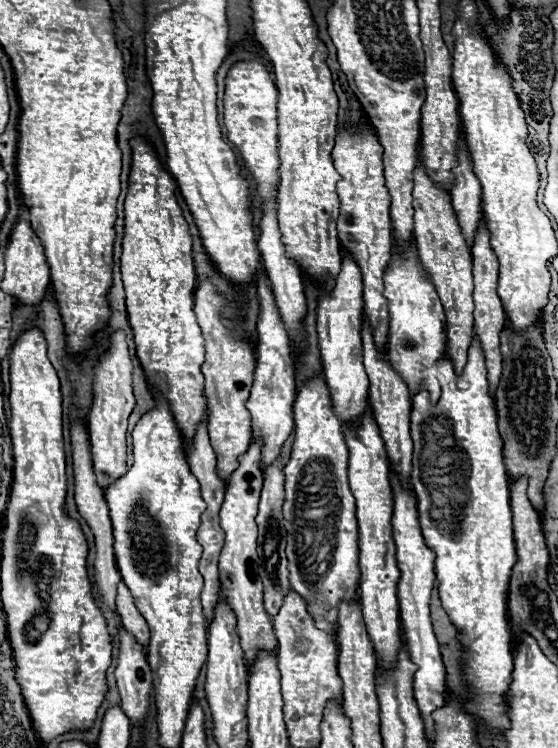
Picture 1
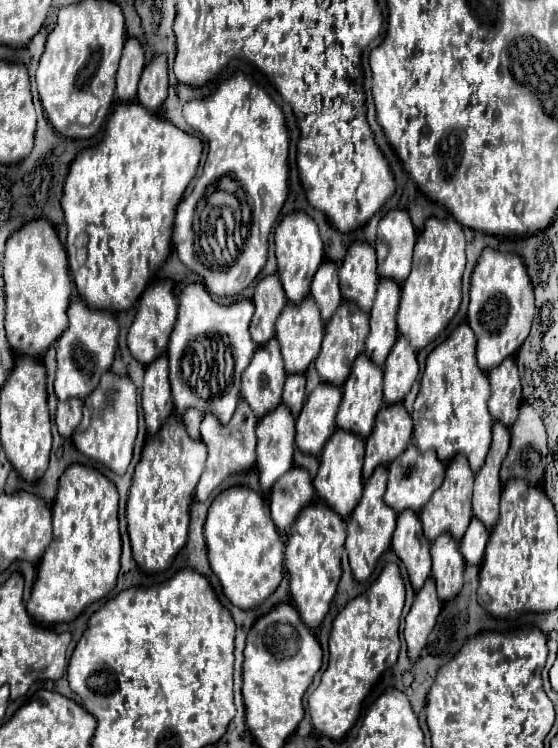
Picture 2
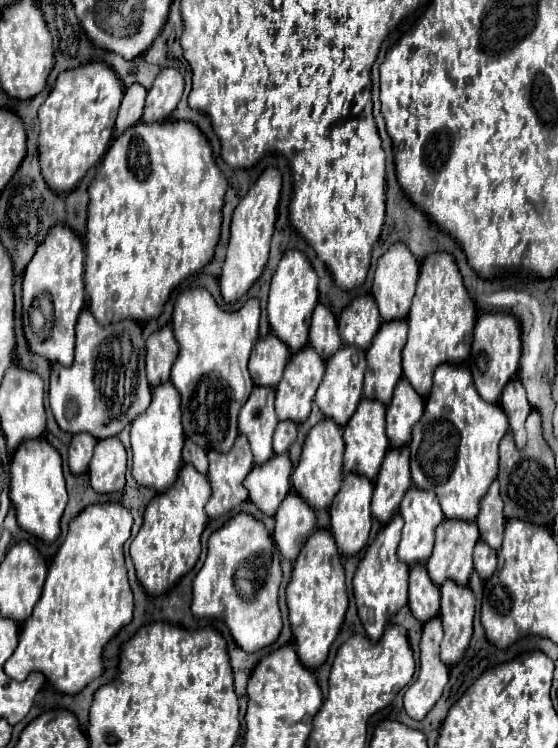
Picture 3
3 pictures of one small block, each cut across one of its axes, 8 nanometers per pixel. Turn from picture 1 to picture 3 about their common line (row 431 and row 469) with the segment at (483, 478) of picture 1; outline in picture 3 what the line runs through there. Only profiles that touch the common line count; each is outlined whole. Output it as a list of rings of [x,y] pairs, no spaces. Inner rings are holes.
[[[440,364],[434,372],[434,386],[426,398],[426,412],[414,426],[410,442],[410,470],[416,488],[432,490],[442,506],[446,518],[460,518],[474,522],[478,516],[480,498],[498,474],[498,442],[508,432],[508,416],[498,404],[484,402],[472,382],[470,370],[462,364]]]

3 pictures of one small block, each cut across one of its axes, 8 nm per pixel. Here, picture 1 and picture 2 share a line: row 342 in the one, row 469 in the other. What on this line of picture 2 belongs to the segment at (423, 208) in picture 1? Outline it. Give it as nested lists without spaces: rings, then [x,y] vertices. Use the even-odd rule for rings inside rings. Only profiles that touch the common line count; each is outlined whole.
[[[458,454],[446,470],[446,478],[442,482],[442,488],[438,488],[438,492],[434,492],[434,500],[430,500],[430,504],[426,504],[426,508],[420,512],[420,522],[424,528],[424,536],[426,540],[434,542],[440,534],[450,534],[456,542],[462,540],[470,520],[472,520],[472,484],[474,484],[474,474],[468,466],[466,456]]]

